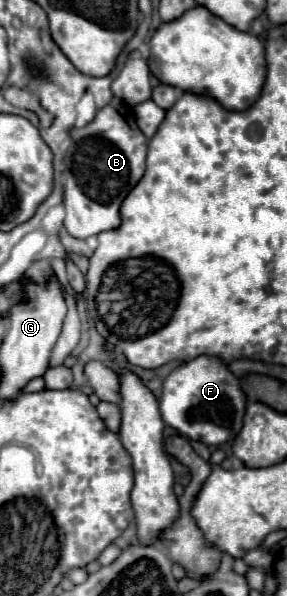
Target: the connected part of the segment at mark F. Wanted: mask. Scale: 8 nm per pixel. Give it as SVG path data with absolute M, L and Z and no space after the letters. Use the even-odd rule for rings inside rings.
M201 355L183 363L165 379L159 407L165 423L183 437L205 445L221 445L233 441L241 431L245 401L247 399L239 387L239 379L221 363L221 359Z

